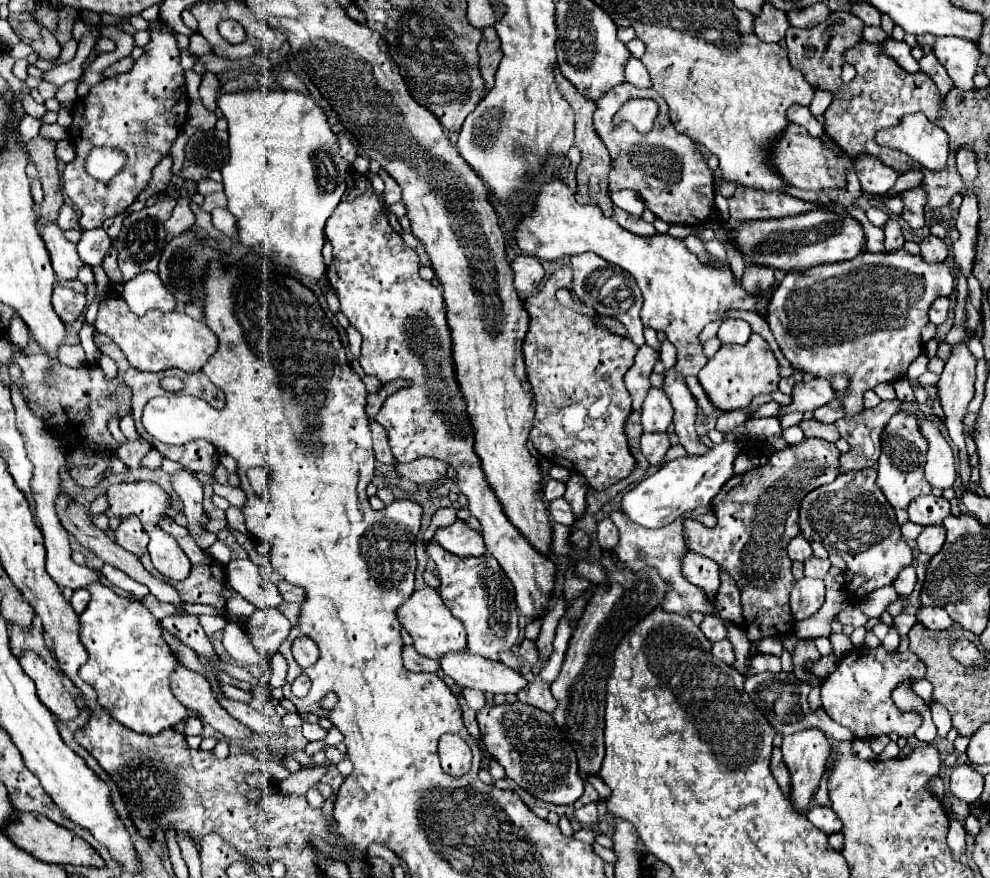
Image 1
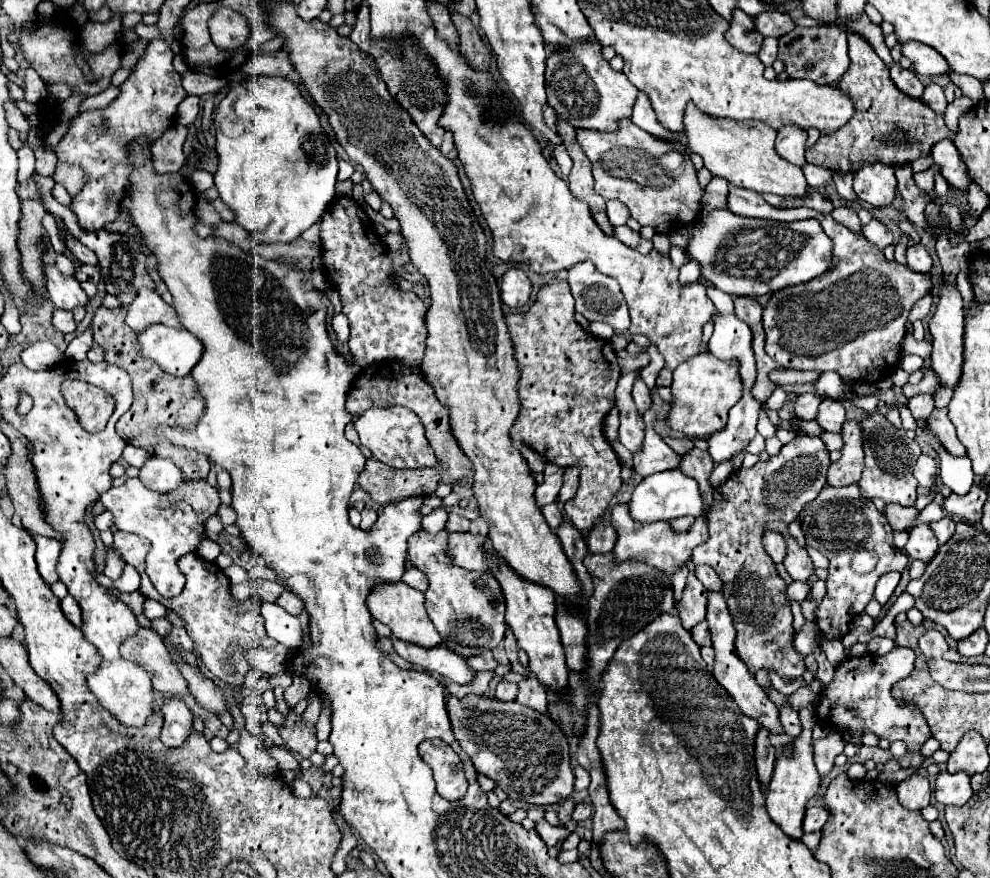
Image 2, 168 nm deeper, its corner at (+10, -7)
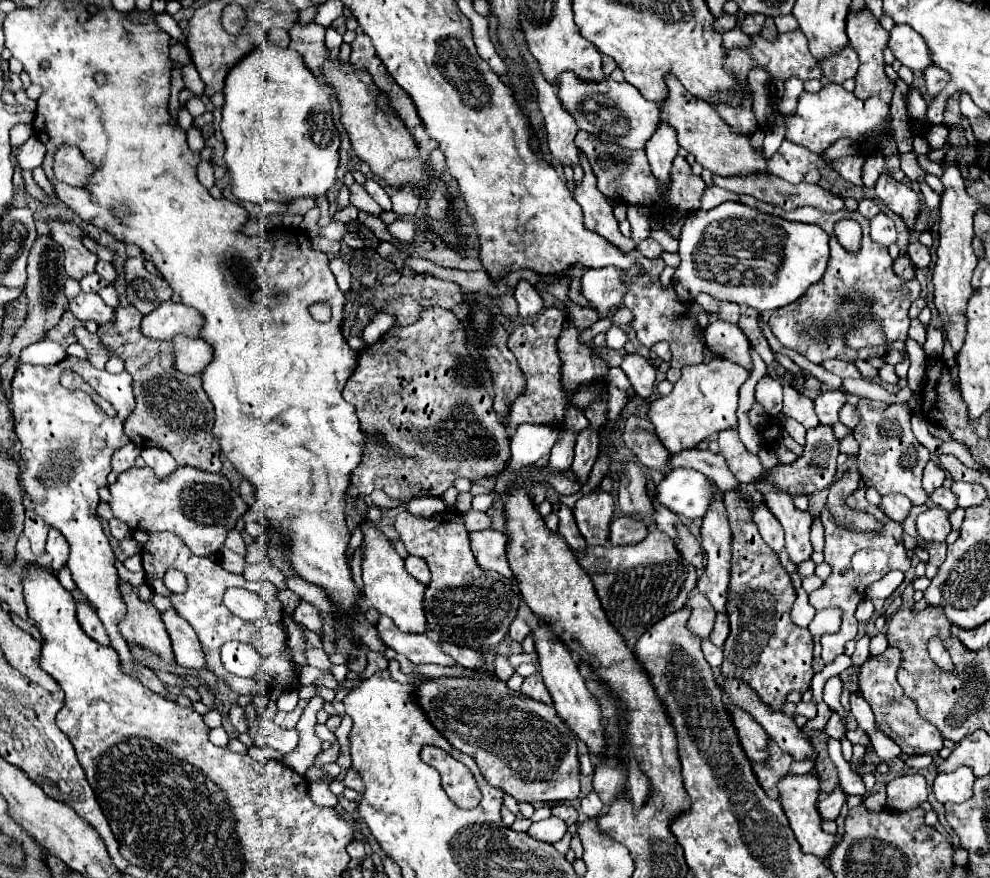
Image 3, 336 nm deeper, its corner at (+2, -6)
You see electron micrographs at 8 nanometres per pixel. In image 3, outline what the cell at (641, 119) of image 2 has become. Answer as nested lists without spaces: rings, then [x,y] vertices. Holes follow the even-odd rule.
[[[660,122],[658,130],[646,144],[646,156],[650,162],[650,170],[662,190],[670,188],[670,168],[676,152],[678,152],[676,132],[668,124]]]

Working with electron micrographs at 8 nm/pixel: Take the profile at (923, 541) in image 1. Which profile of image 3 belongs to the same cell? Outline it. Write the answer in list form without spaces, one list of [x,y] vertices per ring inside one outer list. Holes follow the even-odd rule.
[[[938,506],[928,508],[926,512],[922,512],[918,516],[916,528],[918,528],[918,536],[924,538],[926,542],[944,542],[952,530],[950,520],[948,520],[948,512]]]

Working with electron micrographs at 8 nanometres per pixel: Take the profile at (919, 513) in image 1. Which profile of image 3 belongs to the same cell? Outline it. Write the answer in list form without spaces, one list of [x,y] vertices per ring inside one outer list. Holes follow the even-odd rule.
[[[902,494],[882,496],[882,500],[880,500],[878,506],[880,506],[880,510],[882,510],[888,518],[892,518],[892,520],[896,520],[896,522],[904,522],[904,518],[908,516],[908,512],[910,512],[910,508],[912,508],[910,500],[908,500],[906,496],[902,496]]]

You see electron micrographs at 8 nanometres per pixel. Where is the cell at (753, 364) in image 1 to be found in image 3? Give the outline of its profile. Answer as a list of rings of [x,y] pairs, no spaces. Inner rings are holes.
[[[714,358],[710,364],[684,366],[680,380],[674,384],[668,396],[658,396],[648,404],[648,420],[654,426],[656,436],[670,454],[696,448],[714,432],[736,428],[738,390],[746,382],[750,372],[724,358]]]

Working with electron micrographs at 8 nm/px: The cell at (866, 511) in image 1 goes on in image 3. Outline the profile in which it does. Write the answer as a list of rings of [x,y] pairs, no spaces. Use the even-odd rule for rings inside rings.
[[[858,488],[854,494],[850,494],[846,504],[852,506],[854,510],[862,510],[862,512],[868,512],[874,518],[878,518],[884,524],[884,532],[882,534],[854,534],[854,532],[848,532],[848,530],[842,530],[842,528],[838,529],[825,506],[820,512],[820,518],[824,526],[824,558],[825,562],[830,564],[832,574],[828,576],[826,584],[820,590],[816,590],[808,596],[808,602],[814,608],[840,608],[842,610],[842,628],[840,628],[840,632],[832,634],[832,636],[822,636],[822,640],[820,640],[824,664],[830,664],[830,662],[834,662],[836,656],[844,654],[844,644],[848,640],[856,638],[858,620],[854,618],[854,612],[856,612],[858,602],[864,598],[866,586],[872,584],[874,580],[880,580],[894,568],[898,568],[898,570],[908,570],[910,568],[910,560],[906,558],[906,550],[902,546],[902,534],[904,534],[902,526],[896,524],[894,520],[888,520],[888,516],[884,516],[884,512],[880,512],[878,506],[868,504],[866,498],[864,498],[862,488]]]

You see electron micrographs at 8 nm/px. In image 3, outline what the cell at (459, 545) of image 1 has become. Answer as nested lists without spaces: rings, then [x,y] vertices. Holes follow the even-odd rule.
[[[482,530],[482,532],[472,532],[470,538],[472,538],[472,552],[482,570],[496,570],[506,578],[514,578],[506,558],[508,534],[498,530]]]

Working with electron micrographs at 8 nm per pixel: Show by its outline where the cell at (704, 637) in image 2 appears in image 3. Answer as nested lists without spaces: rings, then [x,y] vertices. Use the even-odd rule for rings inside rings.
[[[720,612],[716,616],[716,624],[714,624],[714,630],[710,634],[710,640],[716,644],[716,646],[722,646],[728,638],[728,632],[730,632],[730,624],[728,624],[728,616],[724,612]]]

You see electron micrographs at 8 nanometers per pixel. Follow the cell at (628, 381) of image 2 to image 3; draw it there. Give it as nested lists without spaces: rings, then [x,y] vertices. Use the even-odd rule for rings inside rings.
[[[628,416],[622,440],[626,448],[634,452],[634,456],[650,470],[664,472],[664,476],[672,470],[668,468],[668,456],[670,452],[662,446],[658,436],[654,434],[654,428],[650,422],[642,422],[638,416]]]

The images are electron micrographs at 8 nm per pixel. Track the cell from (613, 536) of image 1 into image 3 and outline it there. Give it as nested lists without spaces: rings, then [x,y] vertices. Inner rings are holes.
[[[622,514],[614,518],[610,526],[610,544],[612,546],[626,546],[626,544],[636,544],[644,540],[648,534],[646,524],[640,520],[640,516],[628,516]]]

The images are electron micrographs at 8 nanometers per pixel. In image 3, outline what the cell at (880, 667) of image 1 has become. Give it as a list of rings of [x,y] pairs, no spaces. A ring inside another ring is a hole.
[[[888,646],[878,656],[868,656],[868,660],[860,666],[860,696],[870,704],[876,726],[900,746],[902,754],[906,756],[936,754],[942,748],[940,730],[918,714],[916,702],[910,696],[906,696],[904,690],[900,688],[896,680],[898,666],[900,666],[900,650],[894,646]]]

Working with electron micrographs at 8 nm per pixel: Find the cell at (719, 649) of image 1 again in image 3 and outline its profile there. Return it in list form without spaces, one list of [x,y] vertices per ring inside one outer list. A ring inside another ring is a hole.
[[[702,640],[702,652],[704,652],[704,658],[710,664],[714,676],[718,676],[718,670],[722,664],[722,648],[714,646],[710,640]]]

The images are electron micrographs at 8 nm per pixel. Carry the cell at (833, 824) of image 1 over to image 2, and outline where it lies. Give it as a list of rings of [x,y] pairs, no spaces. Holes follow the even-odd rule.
[[[810,807],[810,809],[806,809],[804,823],[802,823],[802,831],[804,831],[804,833],[820,831],[822,825],[826,823],[826,819],[828,819],[826,807]]]

